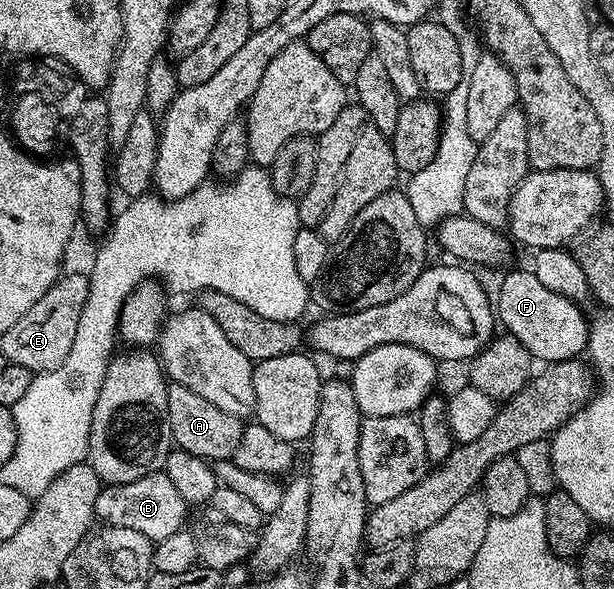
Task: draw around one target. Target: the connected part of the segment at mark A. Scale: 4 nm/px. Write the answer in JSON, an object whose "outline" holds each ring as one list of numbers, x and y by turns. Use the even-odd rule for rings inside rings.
{"outline":[[175,383,168,386,166,411,170,415,170,431,175,448,184,449,190,455,202,457,209,463,226,461,234,455,234,451,238,447,238,439,242,439,245,427,245,422,241,418,226,415,226,411,214,407,214,403,206,403,206,399,202,399,202,395,194,395,194,391,190,391,190,387,182,387]]}

